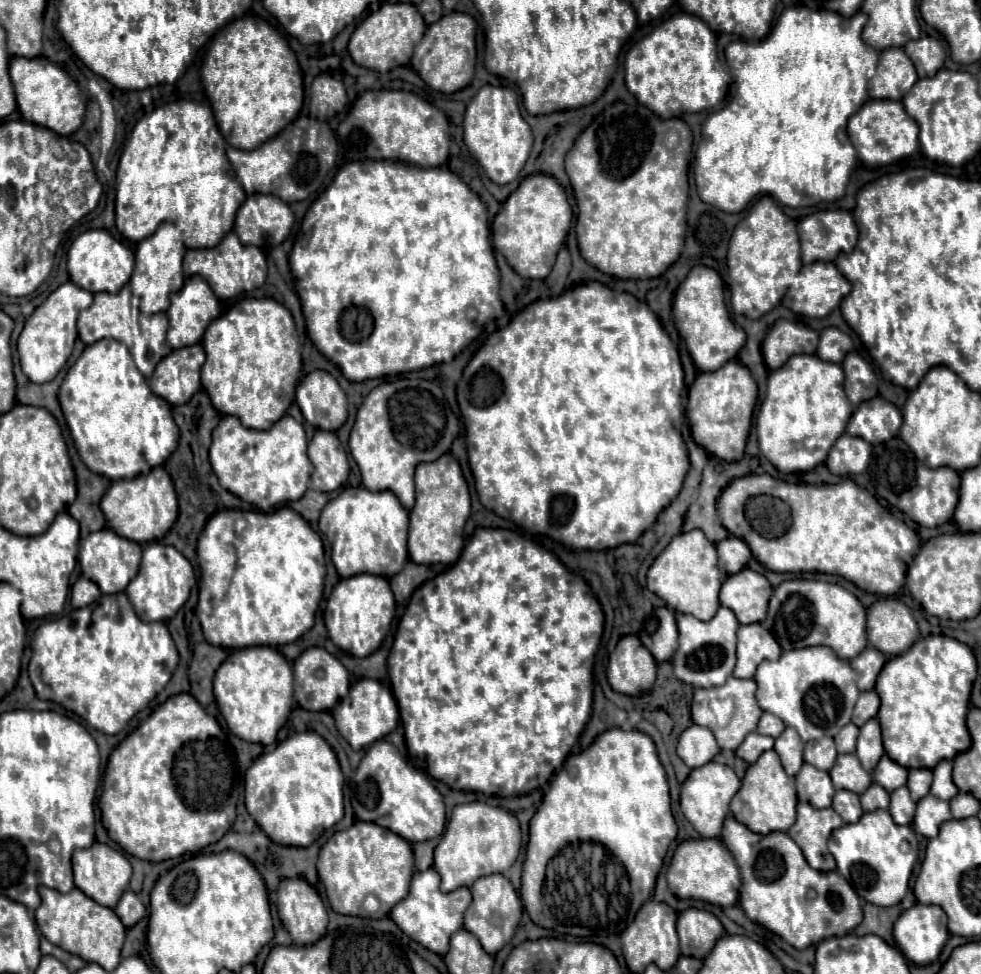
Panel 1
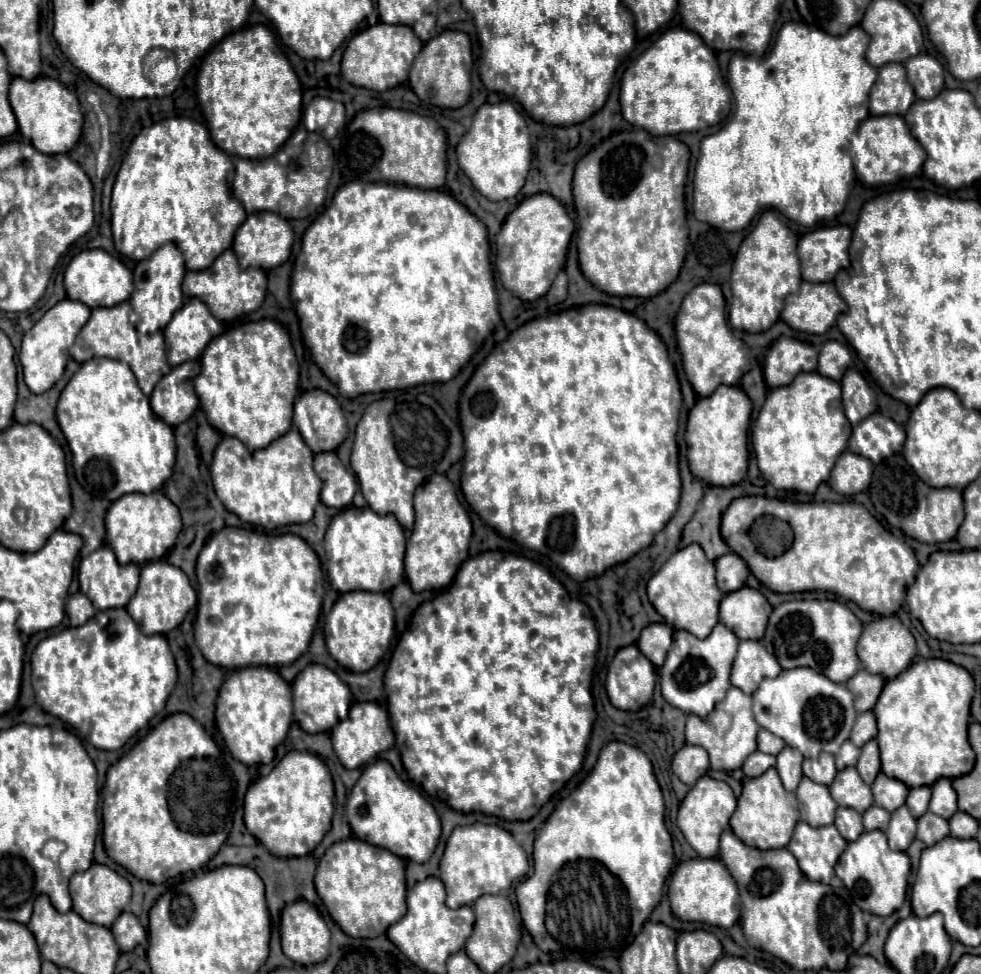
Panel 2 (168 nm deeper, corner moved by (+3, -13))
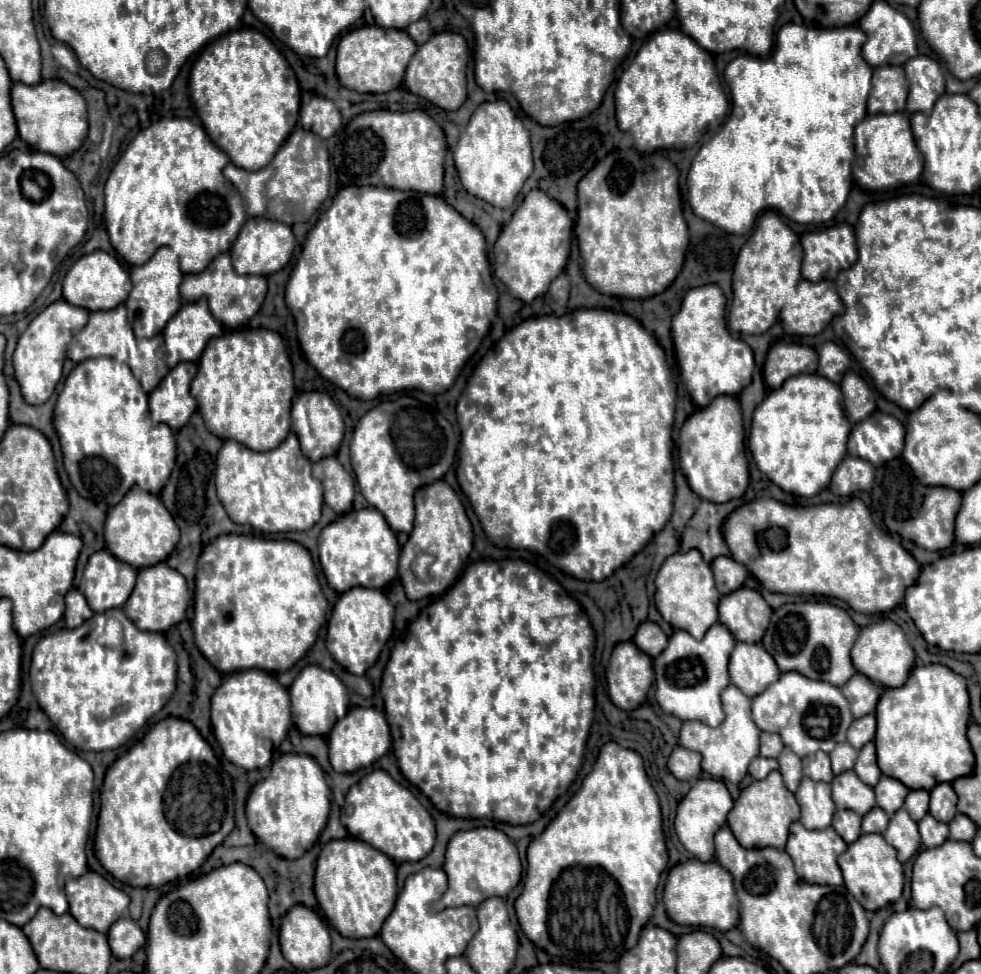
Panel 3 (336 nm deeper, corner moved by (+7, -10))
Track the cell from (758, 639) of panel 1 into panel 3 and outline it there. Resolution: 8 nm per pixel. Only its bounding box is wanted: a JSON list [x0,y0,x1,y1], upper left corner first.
[729,643,781,697]

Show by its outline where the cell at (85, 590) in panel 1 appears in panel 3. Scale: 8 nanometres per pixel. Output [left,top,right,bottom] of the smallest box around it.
[63,589,93,629]

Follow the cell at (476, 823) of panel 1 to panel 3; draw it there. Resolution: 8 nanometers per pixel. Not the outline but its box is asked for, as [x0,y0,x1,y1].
[441,827,521,907]

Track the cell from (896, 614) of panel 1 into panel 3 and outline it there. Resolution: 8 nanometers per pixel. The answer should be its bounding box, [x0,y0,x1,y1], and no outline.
[851,619,915,687]

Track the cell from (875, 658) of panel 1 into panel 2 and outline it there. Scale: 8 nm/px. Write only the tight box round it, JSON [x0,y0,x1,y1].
[847,670,885,714]

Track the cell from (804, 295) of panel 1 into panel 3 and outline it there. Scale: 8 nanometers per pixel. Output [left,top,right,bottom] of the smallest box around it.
[777,279,843,335]

